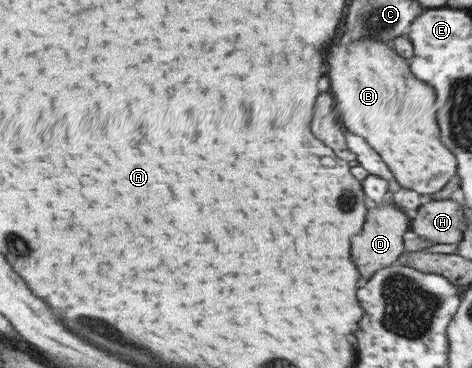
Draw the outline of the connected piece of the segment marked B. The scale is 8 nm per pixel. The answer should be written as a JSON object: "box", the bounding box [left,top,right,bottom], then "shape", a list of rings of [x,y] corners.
{"box":[328,38,456,198],"shape":[[[359,38],[355,42],[349,42],[345,48],[339,48],[335,44],[333,52],[329,52],[328,92],[331,92],[333,100],[336,100],[337,112],[340,112],[341,124],[346,130],[363,137],[369,146],[379,153],[401,188],[413,190],[425,198],[439,192],[455,174],[456,157],[439,140],[433,108],[433,88],[417,80],[411,74],[408,61],[396,53],[391,43],[379,42],[377,38]]]}

